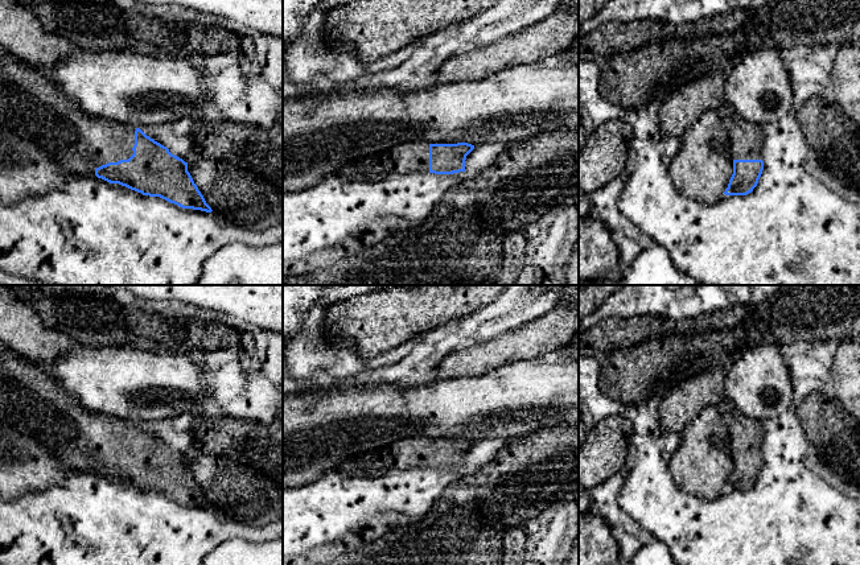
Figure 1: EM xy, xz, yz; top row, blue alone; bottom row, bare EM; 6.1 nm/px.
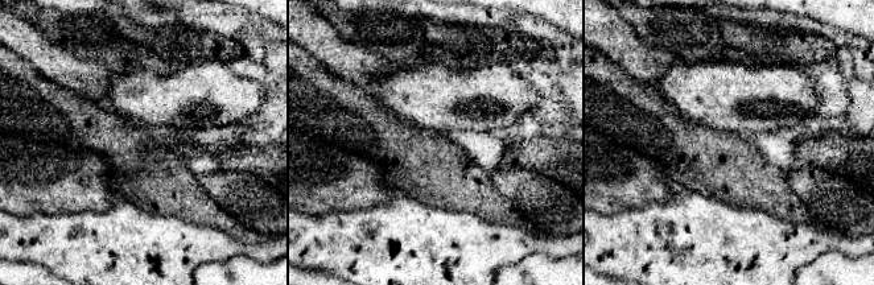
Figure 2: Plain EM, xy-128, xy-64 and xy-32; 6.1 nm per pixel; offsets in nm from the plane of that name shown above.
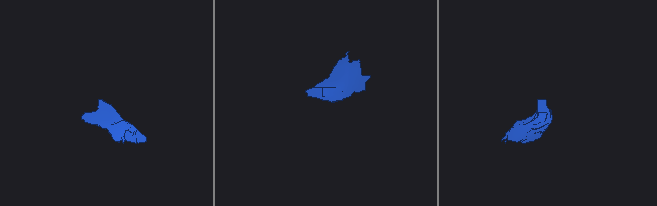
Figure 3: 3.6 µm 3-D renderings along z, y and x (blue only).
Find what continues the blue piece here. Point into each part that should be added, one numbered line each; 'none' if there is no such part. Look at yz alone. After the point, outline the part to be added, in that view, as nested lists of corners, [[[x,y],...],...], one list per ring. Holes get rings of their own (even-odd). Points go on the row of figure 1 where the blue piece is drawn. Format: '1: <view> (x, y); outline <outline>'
1: yz (747, 139); outline [[[728,102],[717,112],[731,136],[732,161],[762,160],[764,133],[761,125],[742,120]]]

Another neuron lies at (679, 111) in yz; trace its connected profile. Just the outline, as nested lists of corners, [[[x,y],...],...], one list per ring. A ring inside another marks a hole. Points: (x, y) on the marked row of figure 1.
[[[713,71],[671,92],[659,110],[659,128],[666,139],[682,139],[704,111],[717,111],[725,102],[727,73]]]

